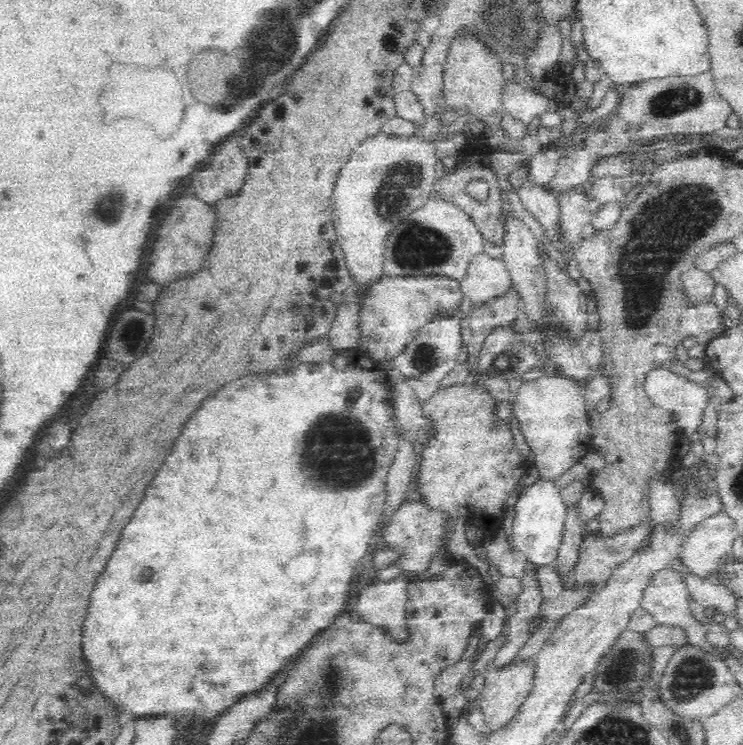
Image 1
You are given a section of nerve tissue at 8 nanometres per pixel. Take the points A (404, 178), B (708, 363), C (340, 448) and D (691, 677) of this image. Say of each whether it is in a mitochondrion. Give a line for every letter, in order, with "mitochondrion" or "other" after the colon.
A: mitochondrion
B: other
C: mitochondrion
D: mitochondrion

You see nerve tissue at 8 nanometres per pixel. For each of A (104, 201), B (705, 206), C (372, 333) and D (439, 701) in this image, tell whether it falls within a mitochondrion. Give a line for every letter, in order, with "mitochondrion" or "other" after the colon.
A: mitochondrion
B: mitochondrion
C: other
D: other

